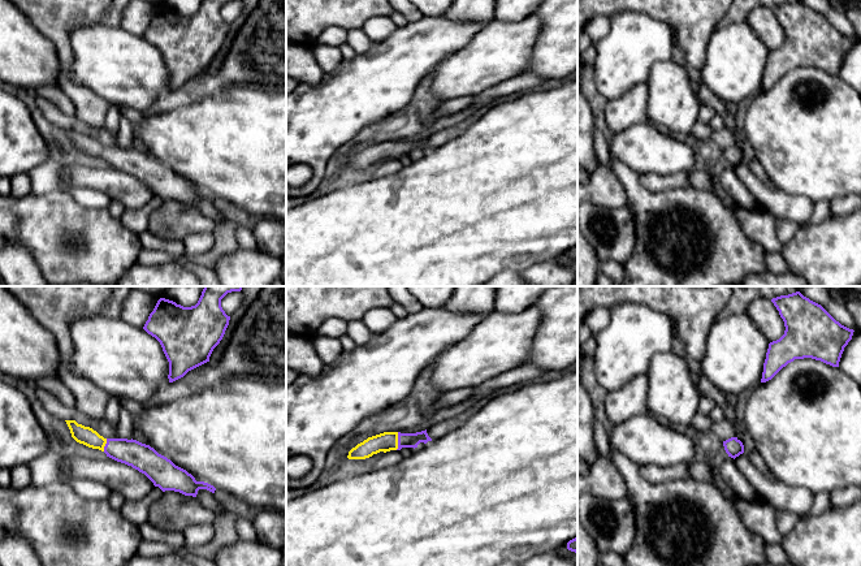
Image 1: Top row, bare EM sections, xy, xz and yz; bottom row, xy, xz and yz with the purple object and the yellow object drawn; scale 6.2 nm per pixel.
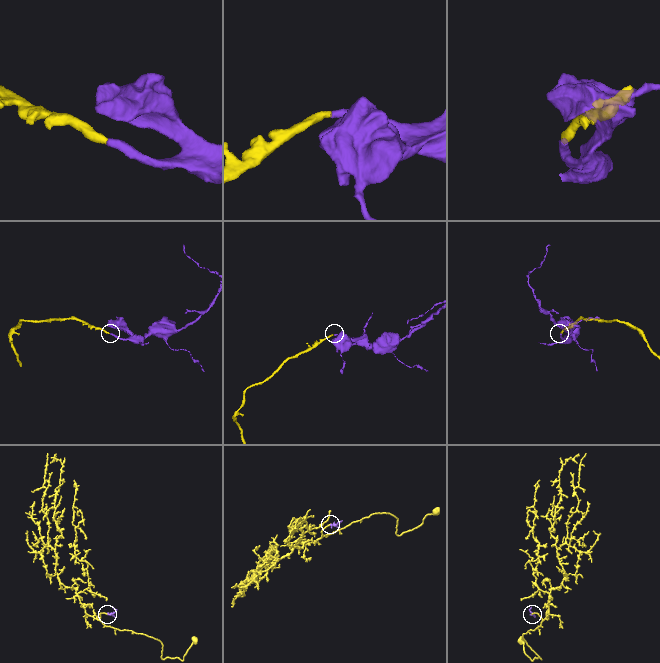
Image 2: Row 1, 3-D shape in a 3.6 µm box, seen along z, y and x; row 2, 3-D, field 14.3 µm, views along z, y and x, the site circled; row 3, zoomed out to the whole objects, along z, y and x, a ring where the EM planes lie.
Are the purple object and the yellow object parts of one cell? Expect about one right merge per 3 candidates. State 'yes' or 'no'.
yes

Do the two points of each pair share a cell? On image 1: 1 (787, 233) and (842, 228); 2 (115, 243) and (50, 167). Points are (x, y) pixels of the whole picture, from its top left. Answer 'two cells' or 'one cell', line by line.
1: two cells
2: two cells

